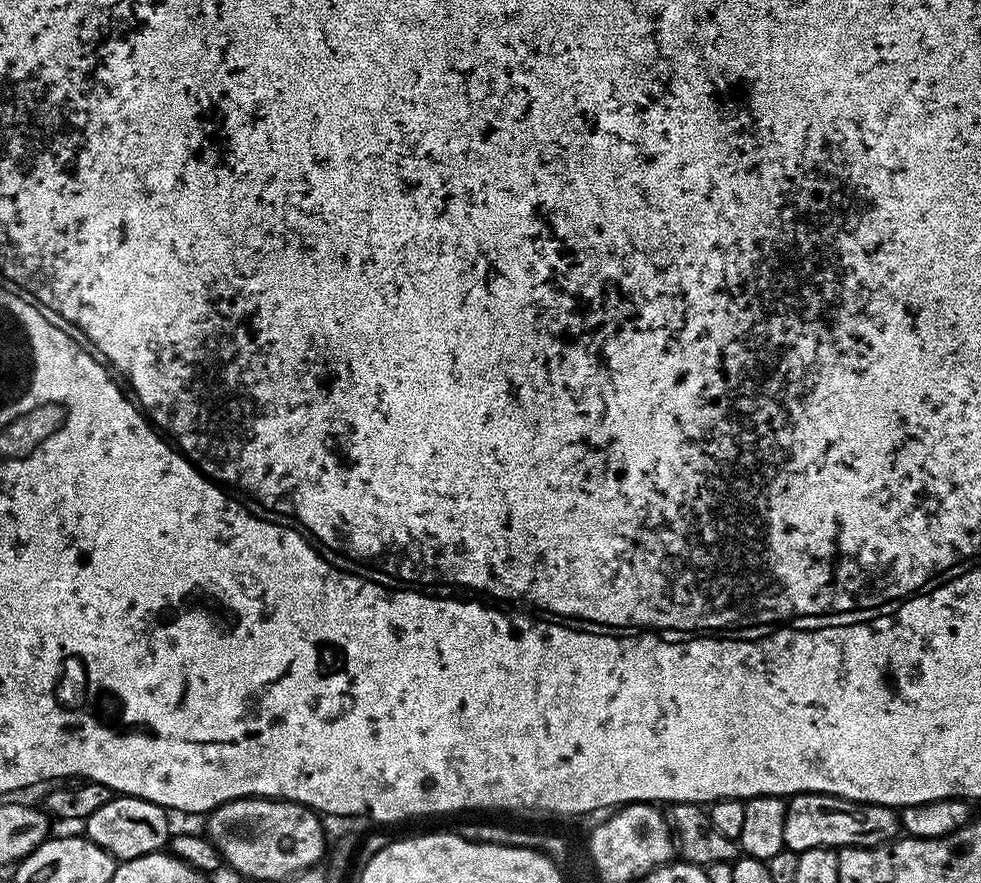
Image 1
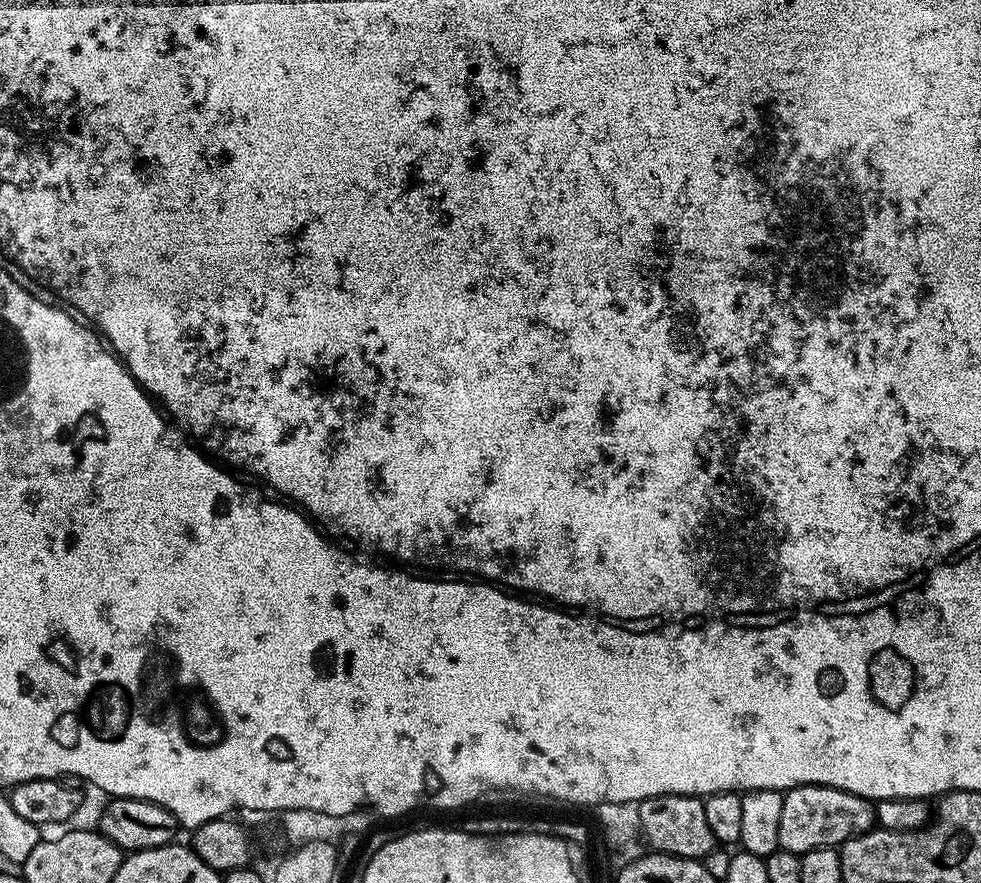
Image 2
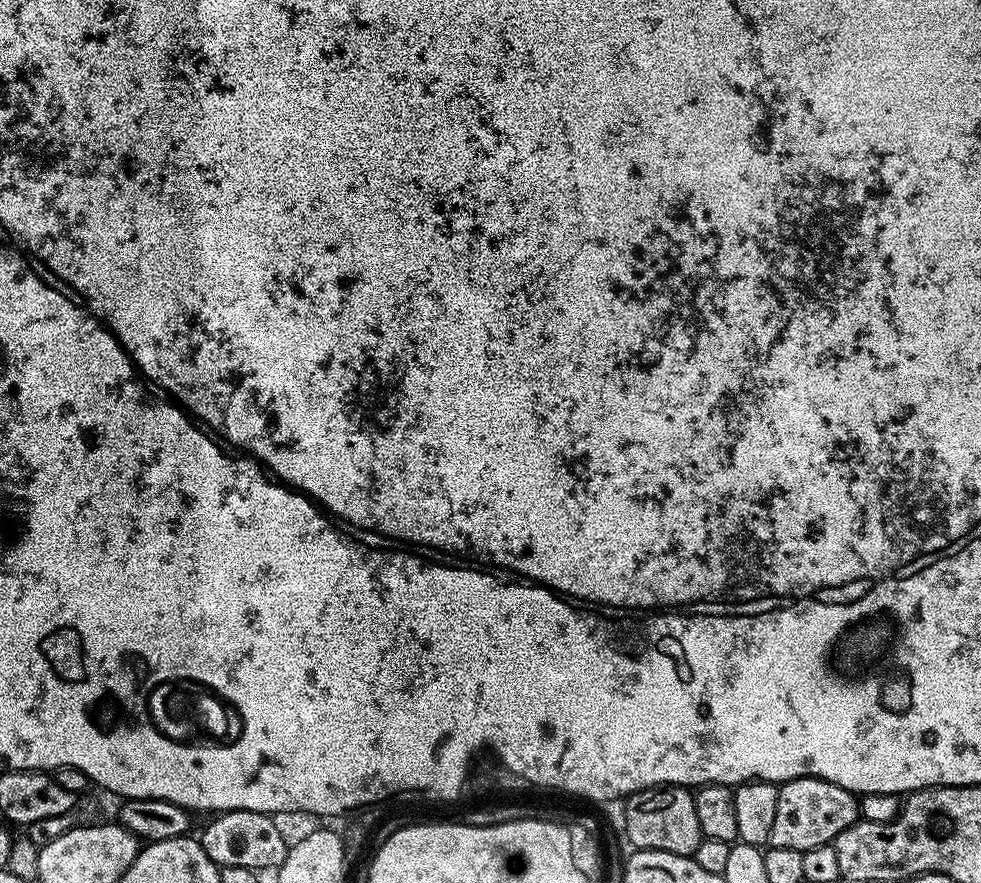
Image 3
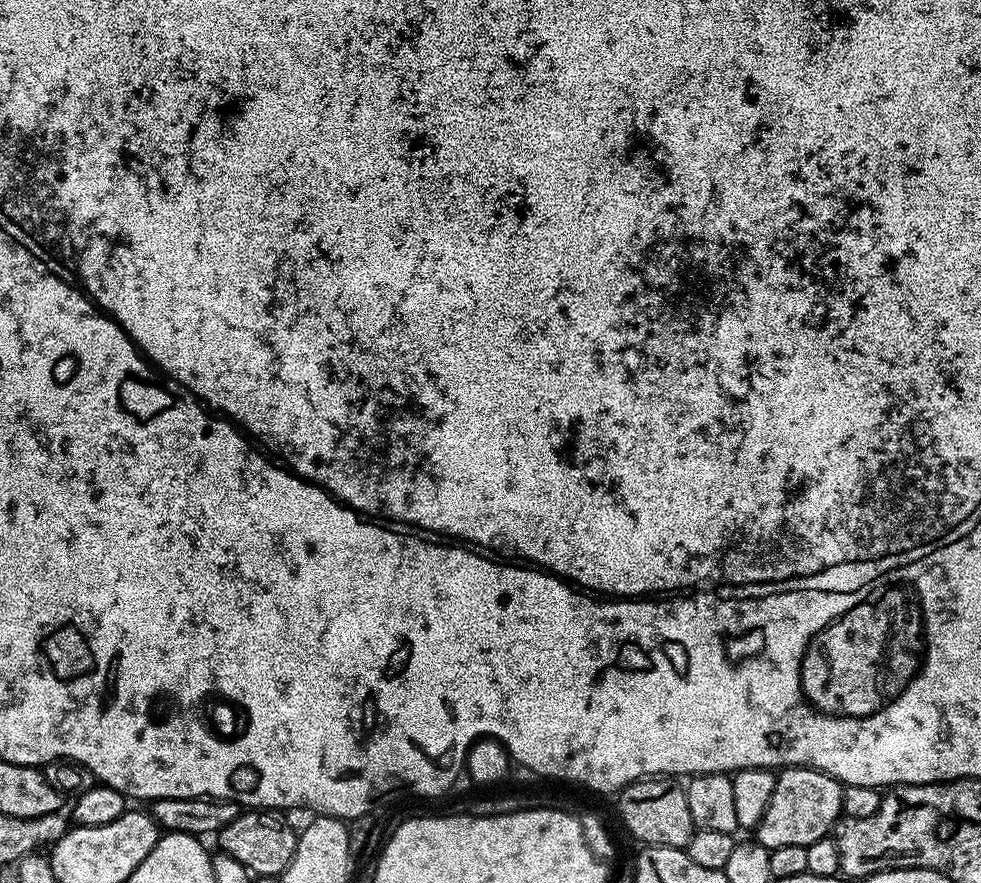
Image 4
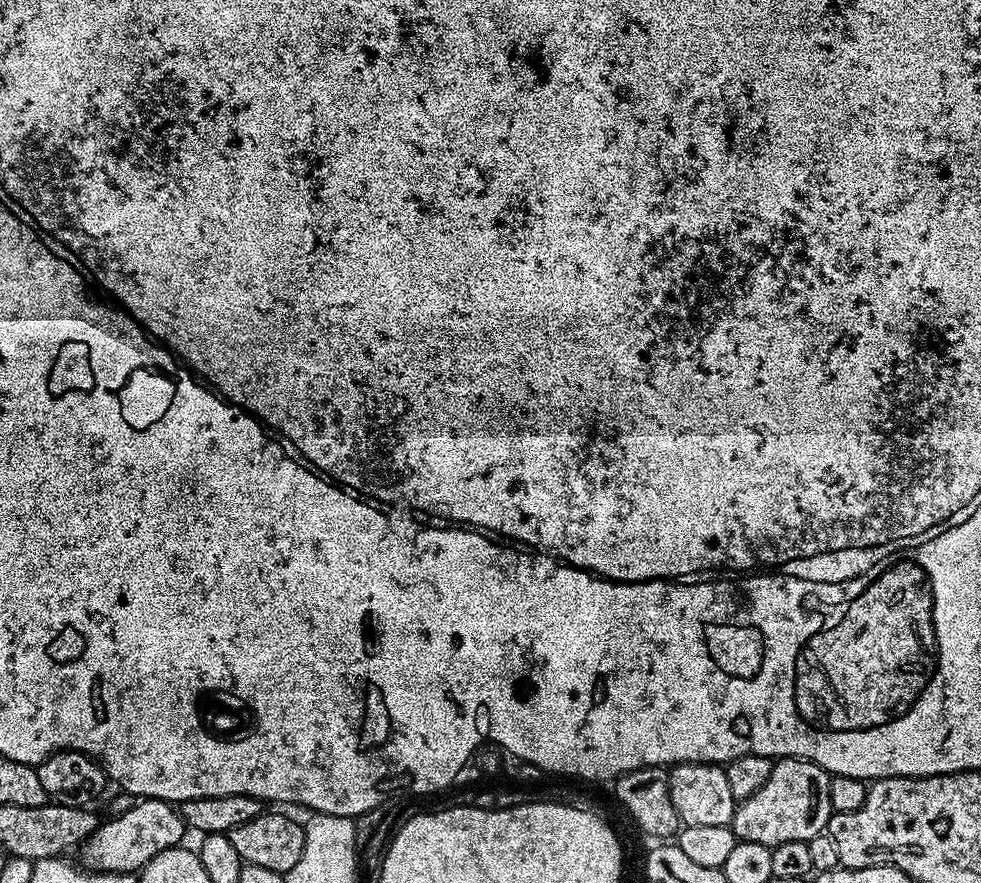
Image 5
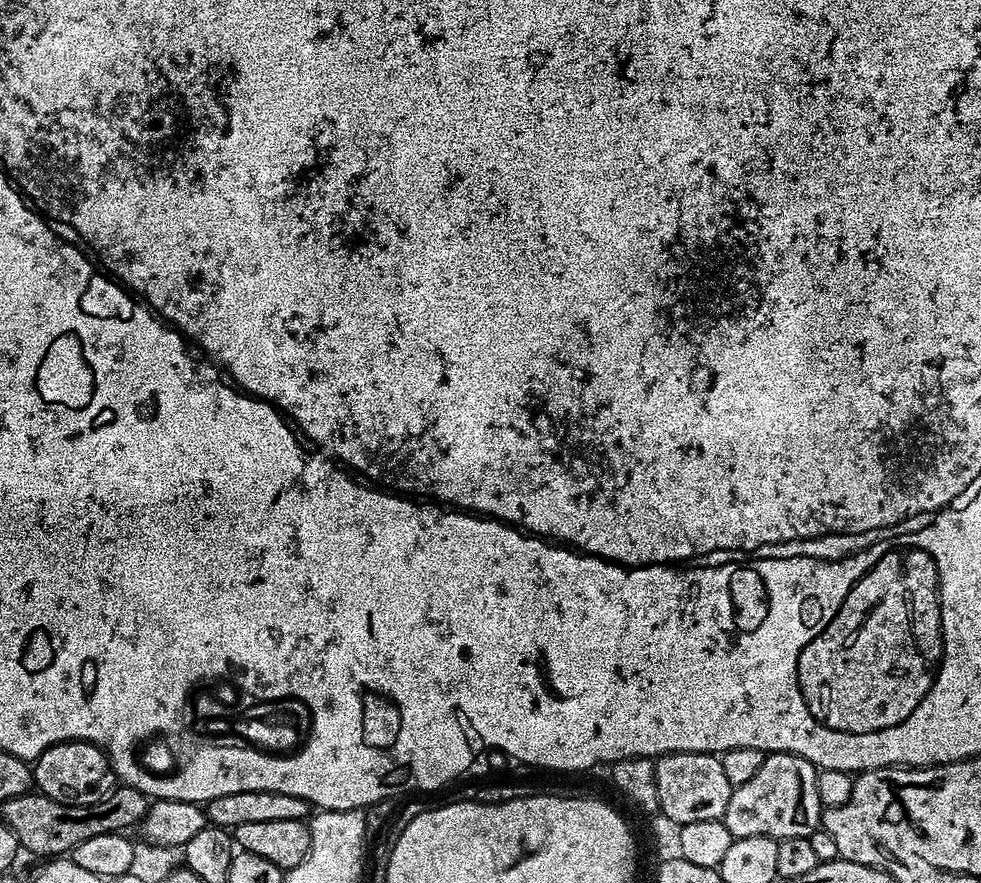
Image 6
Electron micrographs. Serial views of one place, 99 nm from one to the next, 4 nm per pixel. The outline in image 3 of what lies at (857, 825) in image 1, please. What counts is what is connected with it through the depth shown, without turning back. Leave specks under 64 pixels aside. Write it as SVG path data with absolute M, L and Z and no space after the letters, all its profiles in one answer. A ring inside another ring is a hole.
M803 776L797 780L786 780L779 785L778 811L774 817L774 830L770 830L768 844L790 846L799 852L810 850L836 841L842 830L861 819L857 797L842 786Z

